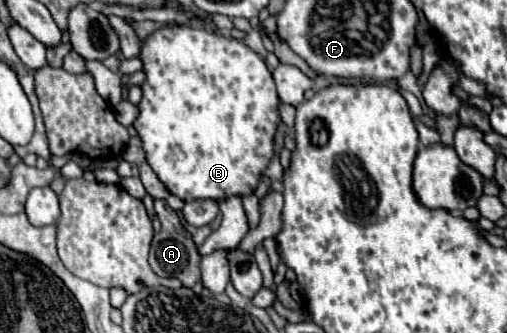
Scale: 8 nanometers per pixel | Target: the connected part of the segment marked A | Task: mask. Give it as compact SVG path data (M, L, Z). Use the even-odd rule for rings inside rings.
M155 199L155 213L161 221L161 231L153 237L153 243L151 243L151 253L149 253L151 269L161 277L173 275L183 285L193 287L199 281L199 259L201 259L201 255L197 253L197 247L191 241L191 235L183 229L183 225L179 223L177 213L167 205L167 201Z

